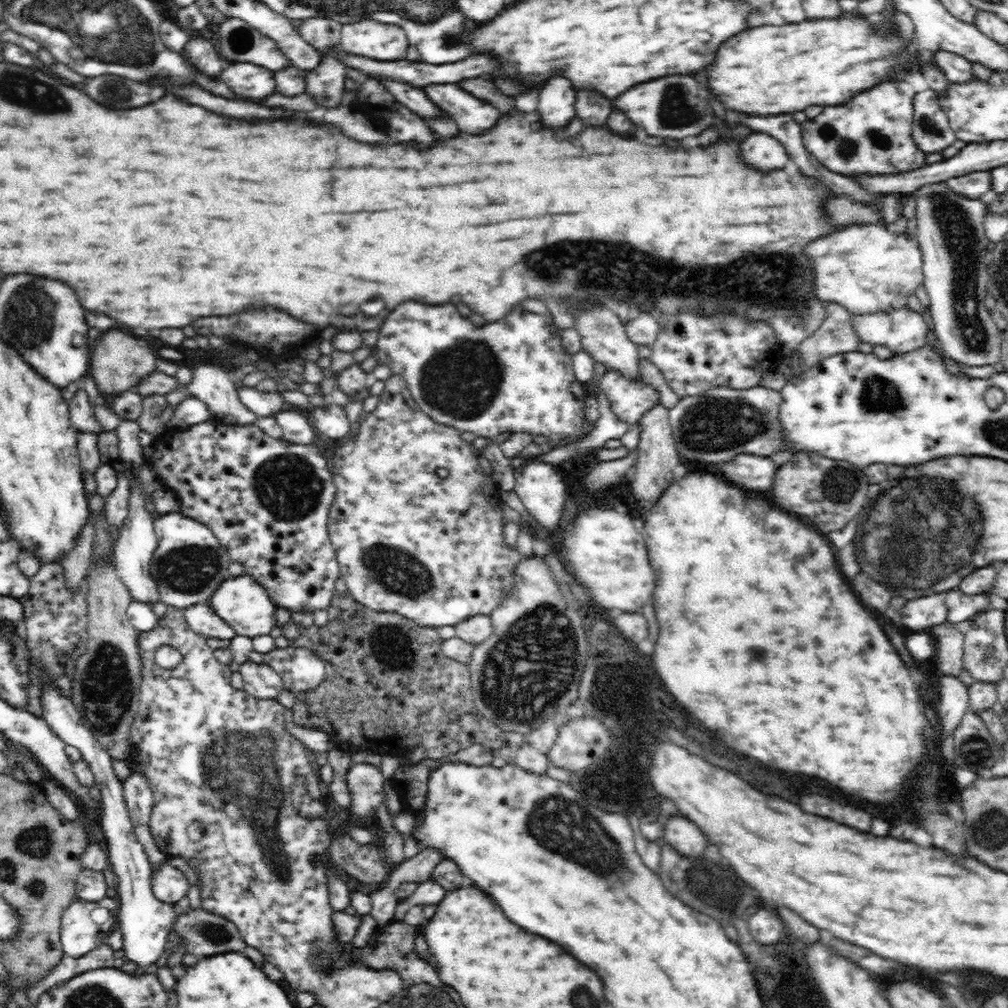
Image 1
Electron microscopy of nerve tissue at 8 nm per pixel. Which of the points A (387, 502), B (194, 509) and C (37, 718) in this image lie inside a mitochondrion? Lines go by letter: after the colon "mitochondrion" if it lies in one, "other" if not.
A: other
B: other
C: other

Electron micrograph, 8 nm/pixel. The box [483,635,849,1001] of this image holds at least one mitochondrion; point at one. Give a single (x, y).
(563, 825)

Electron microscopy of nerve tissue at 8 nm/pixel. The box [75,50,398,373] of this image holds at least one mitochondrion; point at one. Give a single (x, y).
(115, 93)

